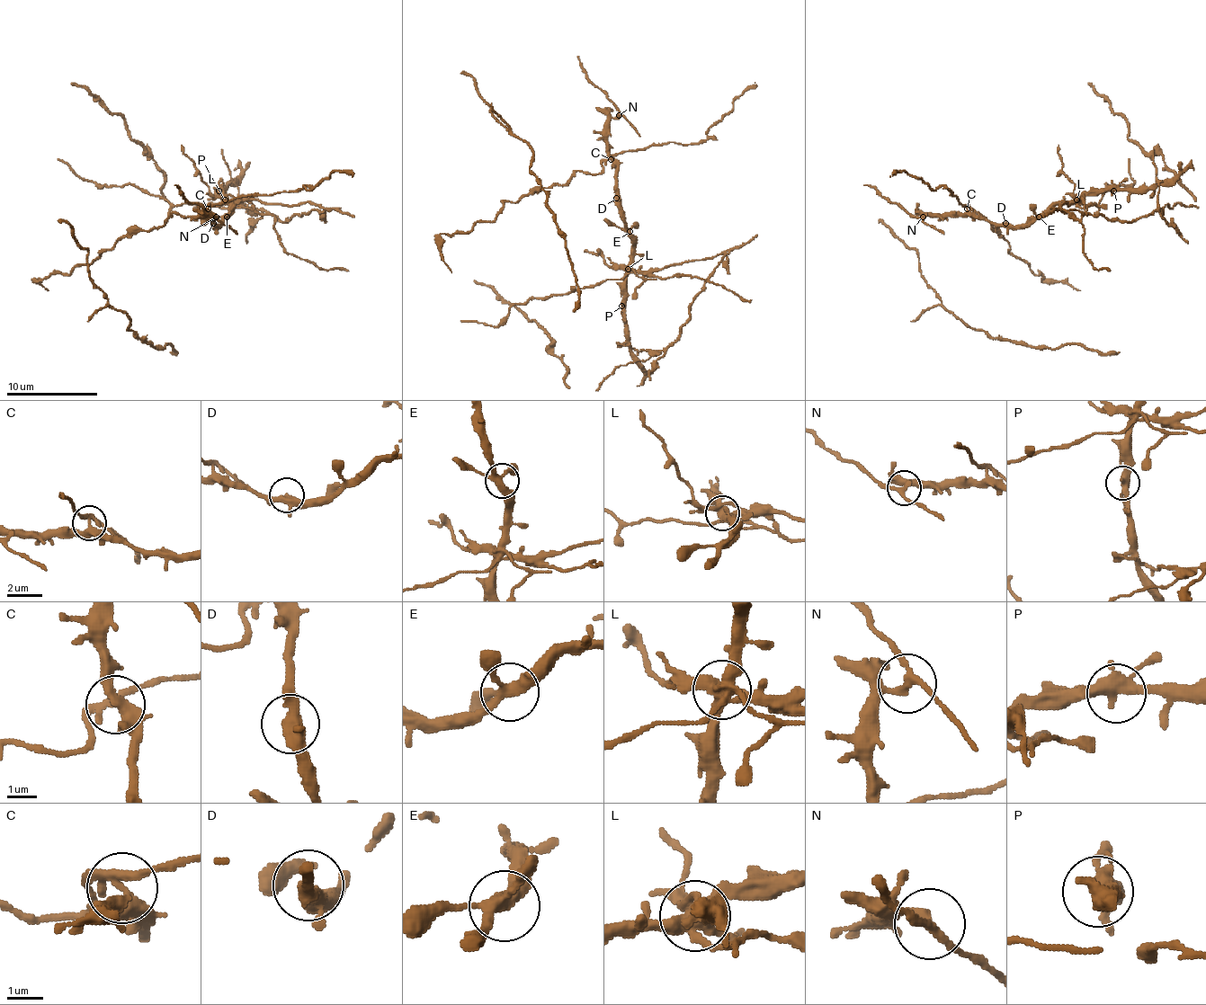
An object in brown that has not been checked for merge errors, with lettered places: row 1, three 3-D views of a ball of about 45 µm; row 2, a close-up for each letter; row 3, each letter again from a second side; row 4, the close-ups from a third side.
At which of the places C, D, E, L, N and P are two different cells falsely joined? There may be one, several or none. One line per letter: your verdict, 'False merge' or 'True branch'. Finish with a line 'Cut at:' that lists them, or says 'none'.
C: False merge
D: True branch
E: True branch
L: False merge
N: False merge
P: True branch
Cut at: C, L, N

